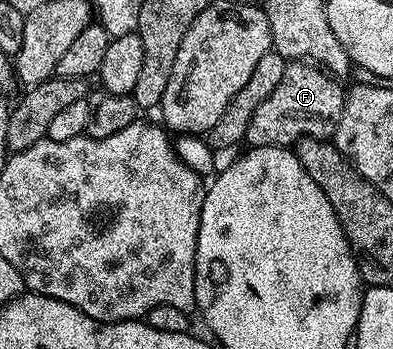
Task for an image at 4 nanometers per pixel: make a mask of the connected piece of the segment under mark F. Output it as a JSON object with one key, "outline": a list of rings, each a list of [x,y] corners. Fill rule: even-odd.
{"outline":[[[289,63],[285,67],[281,82],[274,88],[274,92],[254,110],[250,126],[247,127],[245,141],[255,148],[289,147],[297,140],[305,139],[307,136],[311,139],[327,139],[331,137],[335,133],[337,122],[341,118],[345,97],[343,89],[340,90],[337,84],[339,83],[331,75],[311,63]]]}

